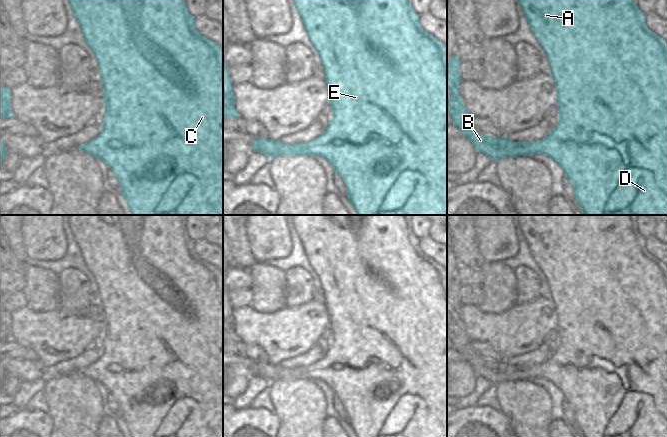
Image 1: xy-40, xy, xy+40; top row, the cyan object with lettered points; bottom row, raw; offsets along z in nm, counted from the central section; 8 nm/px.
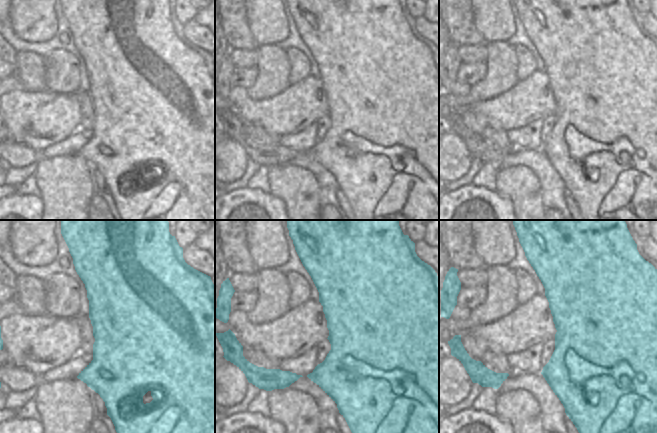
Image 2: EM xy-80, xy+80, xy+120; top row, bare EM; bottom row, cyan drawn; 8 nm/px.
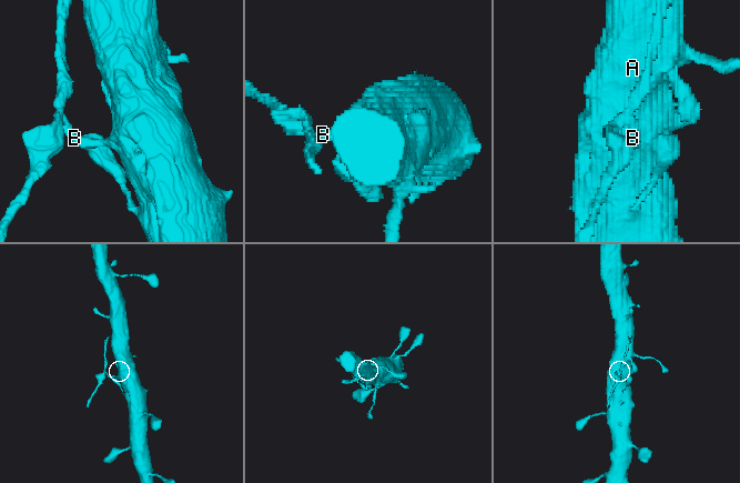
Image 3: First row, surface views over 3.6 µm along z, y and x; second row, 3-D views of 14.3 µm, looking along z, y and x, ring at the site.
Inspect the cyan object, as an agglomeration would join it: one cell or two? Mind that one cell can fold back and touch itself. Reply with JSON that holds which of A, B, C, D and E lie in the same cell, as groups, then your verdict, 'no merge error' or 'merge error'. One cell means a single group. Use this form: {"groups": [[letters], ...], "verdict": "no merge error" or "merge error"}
{"groups": [["A", "C", "D", "E"], ["B"]], "verdict": "merge error"}

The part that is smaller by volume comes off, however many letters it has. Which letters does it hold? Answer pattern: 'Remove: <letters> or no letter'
Remove: B

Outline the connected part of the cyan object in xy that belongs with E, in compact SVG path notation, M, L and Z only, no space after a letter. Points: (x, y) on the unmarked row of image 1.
M293 215L293 225L303 245L305 255L321 281L329 315L329 329L333 335L333 343L325 357L310 366L305 366L304 373L307 380L322 380L333 391L345 407L347 421L357 437L447 437L447 271L421 251L419 239L405 221L405 215Z

